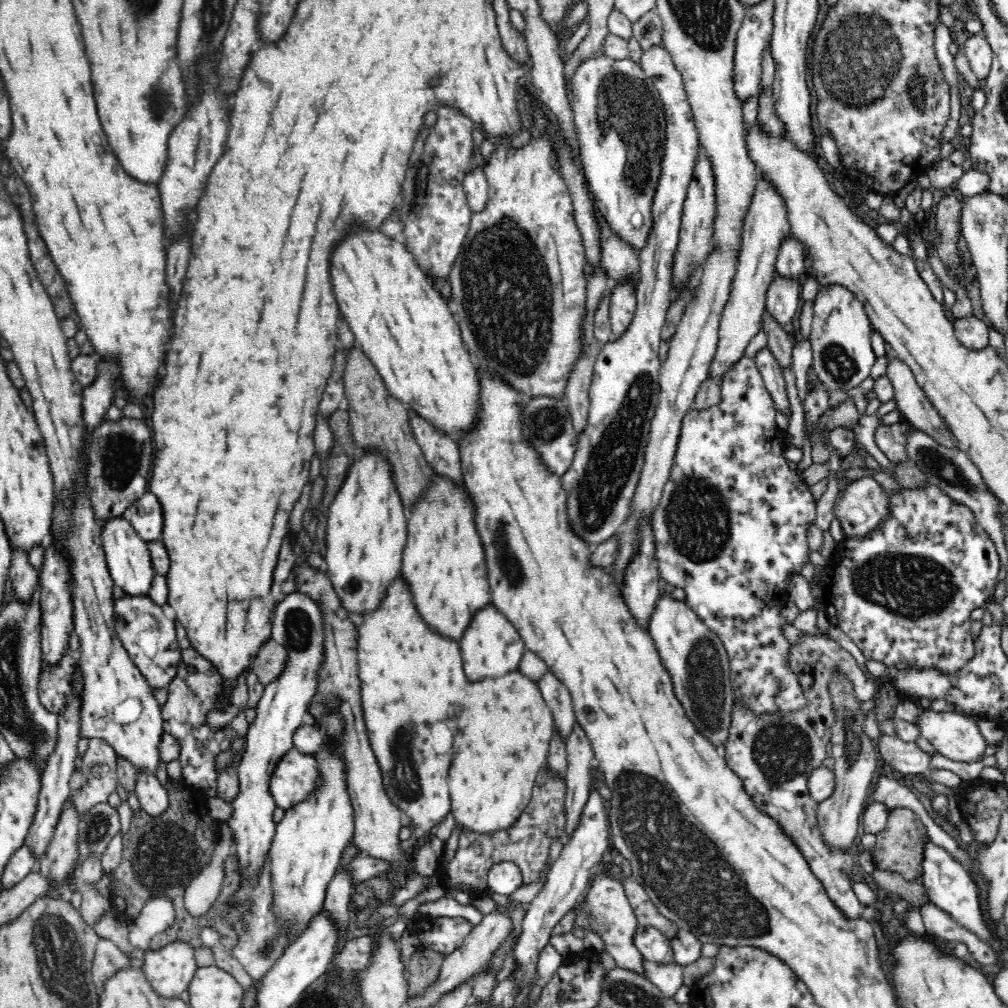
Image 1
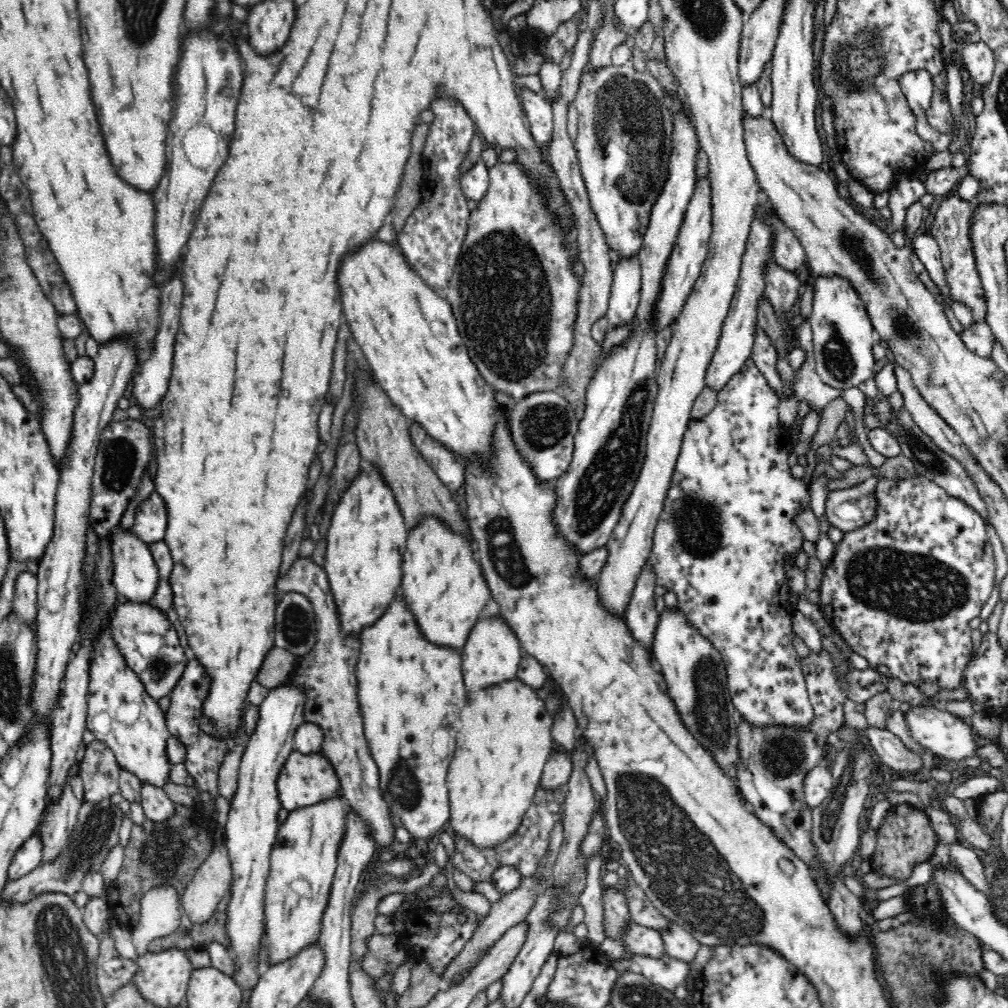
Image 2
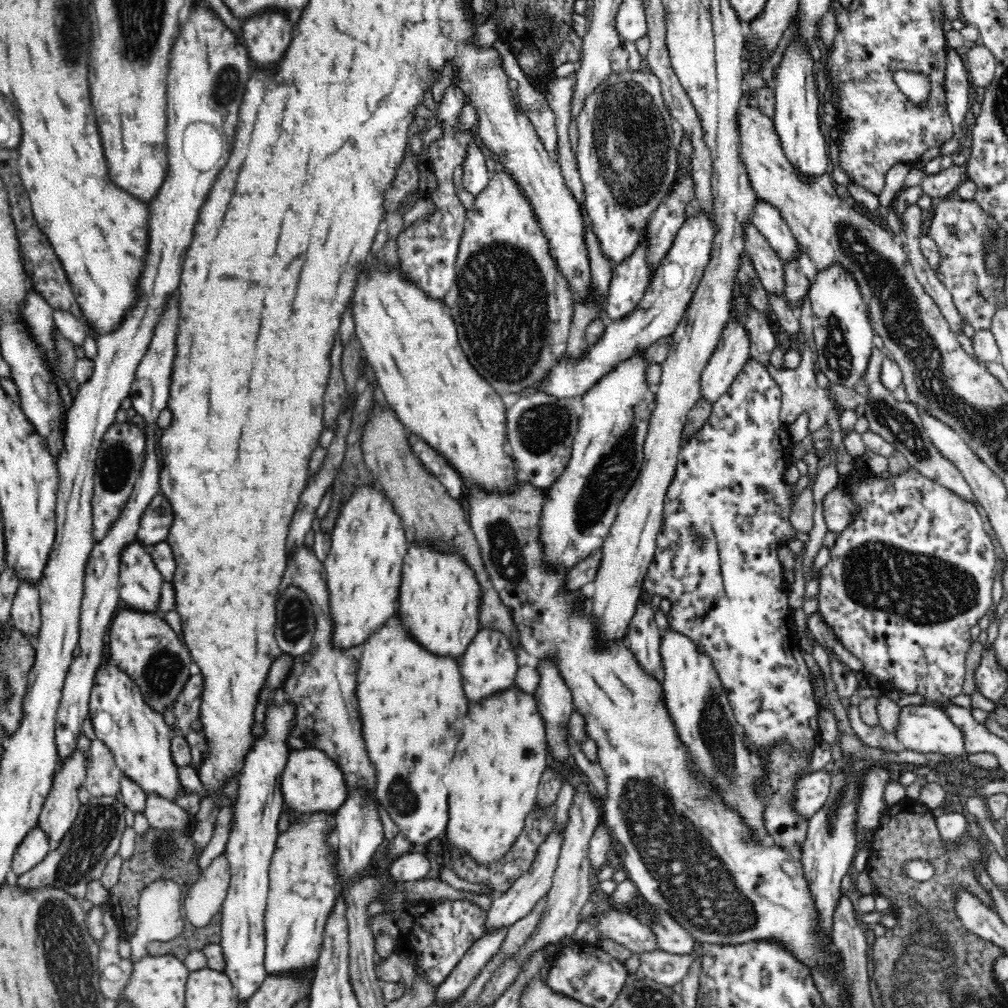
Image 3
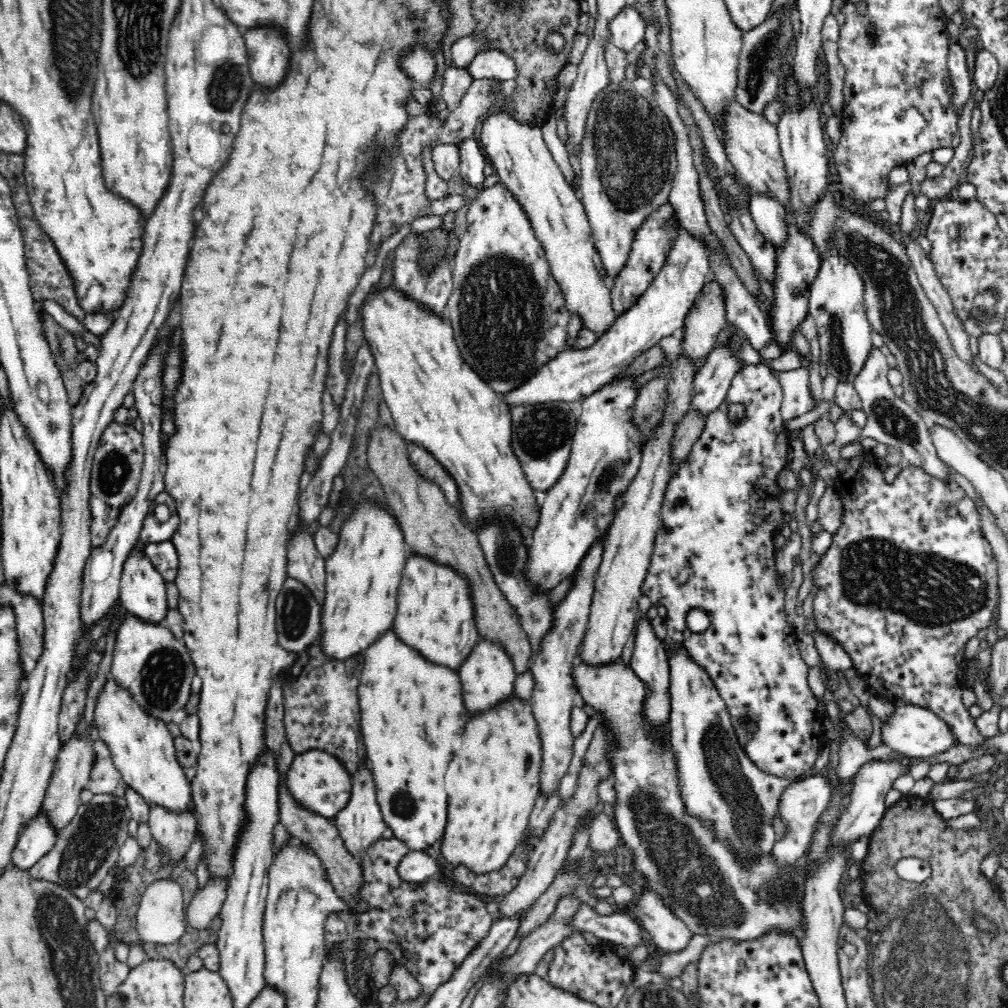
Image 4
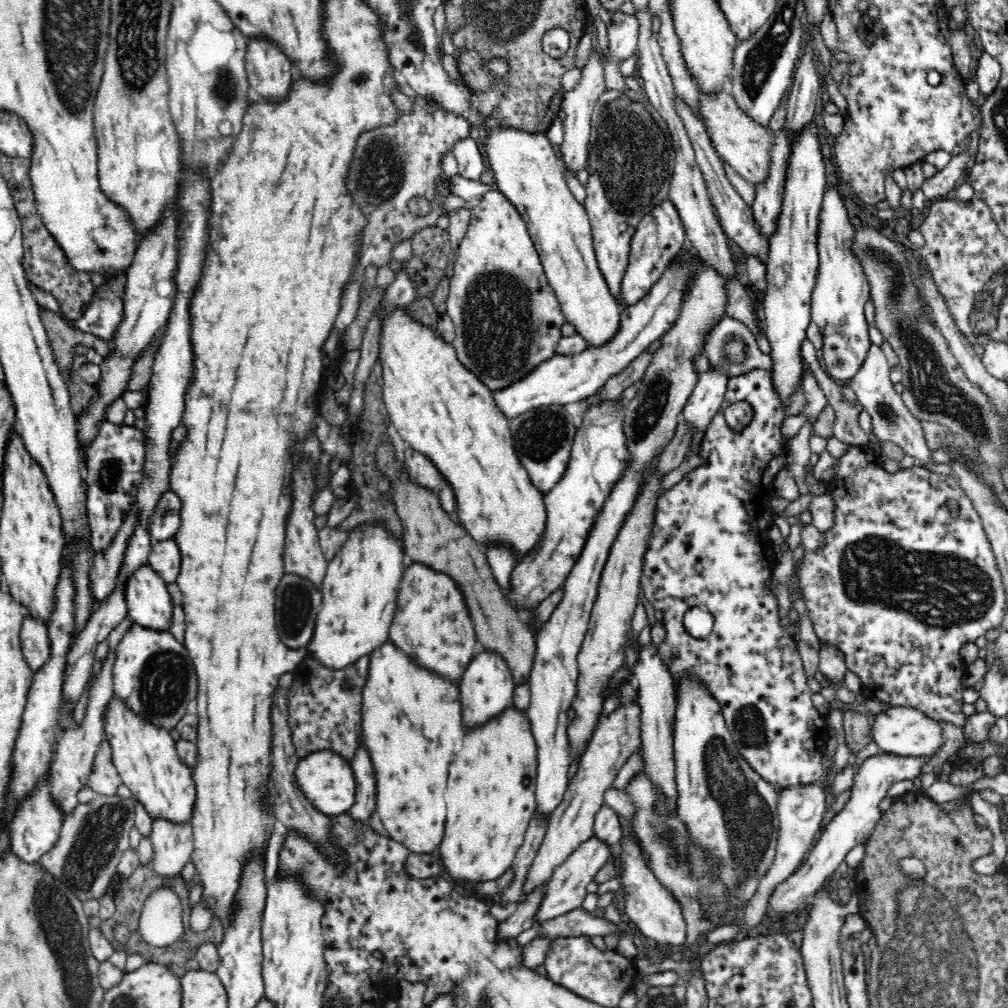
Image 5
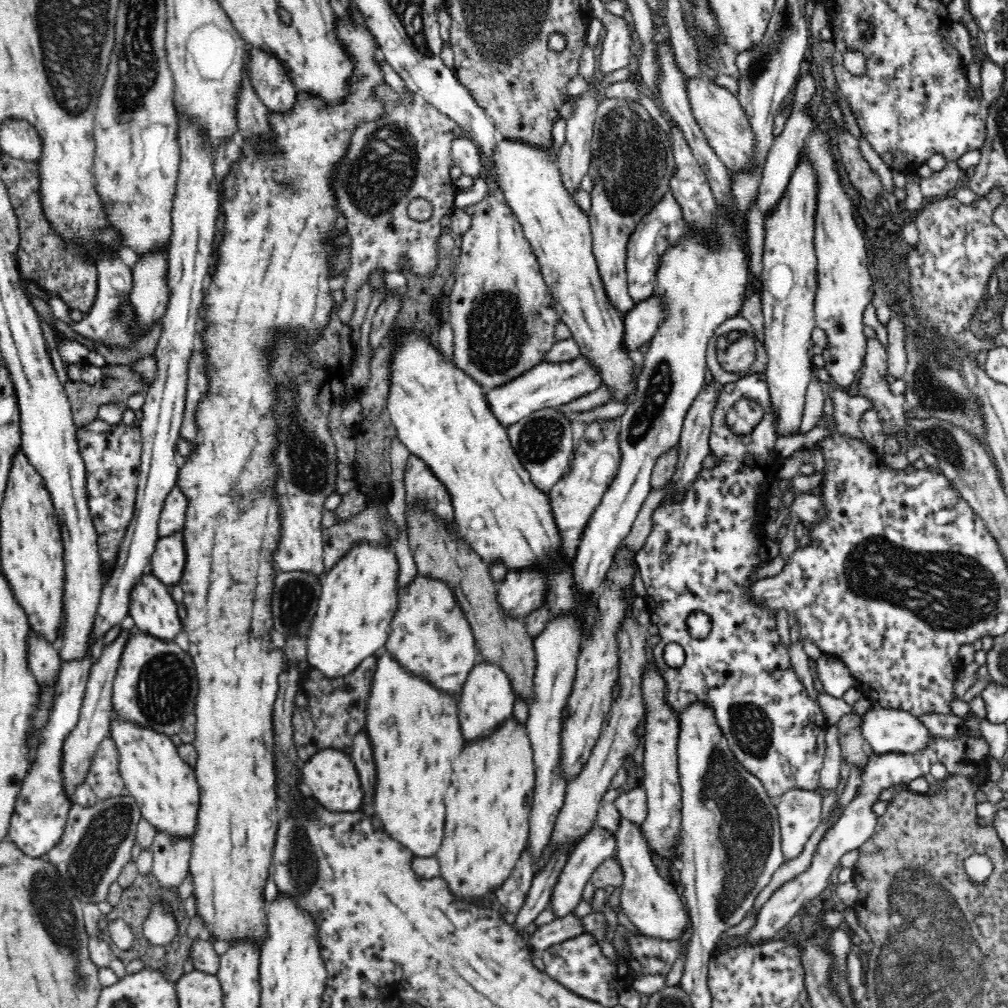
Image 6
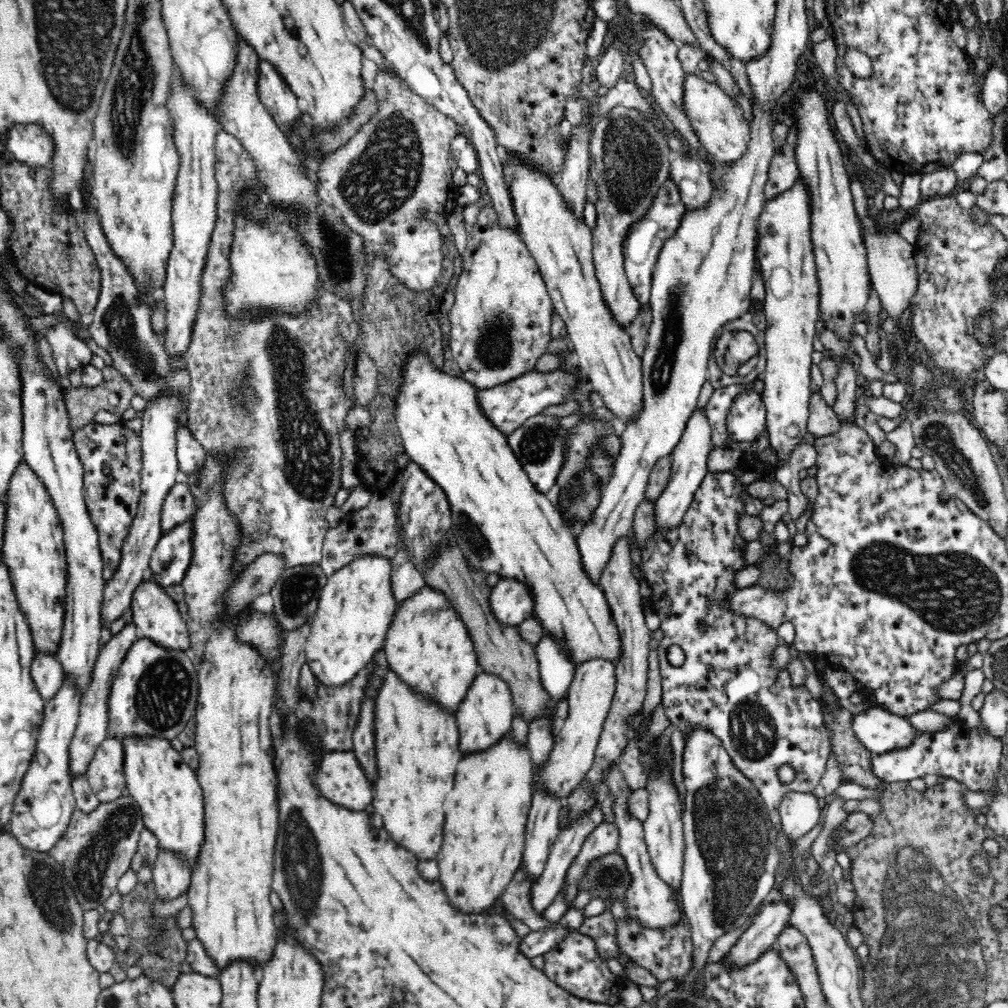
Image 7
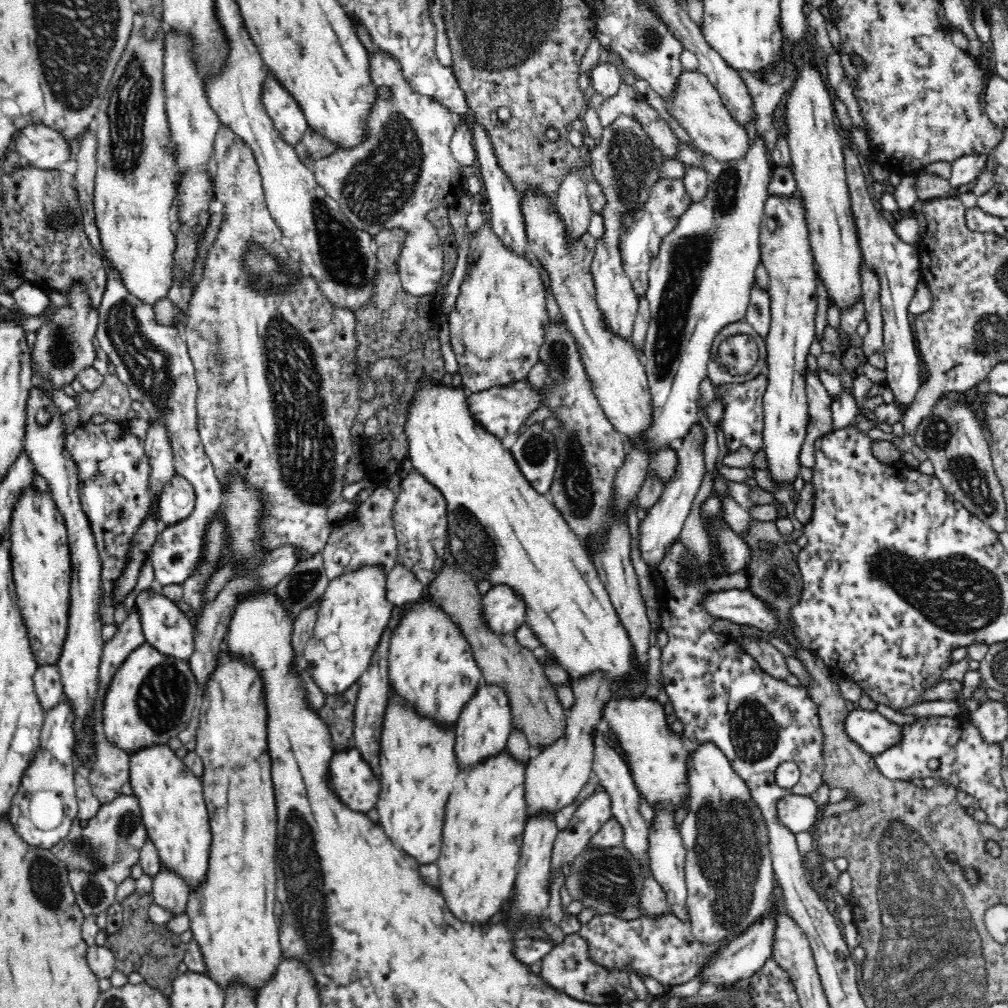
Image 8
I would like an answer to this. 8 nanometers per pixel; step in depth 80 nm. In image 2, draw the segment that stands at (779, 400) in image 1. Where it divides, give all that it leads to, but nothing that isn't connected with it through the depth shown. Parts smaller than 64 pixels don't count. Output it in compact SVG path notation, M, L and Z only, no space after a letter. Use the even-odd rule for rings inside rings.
M759 328L756 332L756 338L754 340L752 360L759 368L759 371L765 376L768 386L777 394L779 400L782 400L784 396L784 386L786 385L780 374L778 374L778 368L776 368L776 362L778 362L778 355L776 349L771 345L766 333Z

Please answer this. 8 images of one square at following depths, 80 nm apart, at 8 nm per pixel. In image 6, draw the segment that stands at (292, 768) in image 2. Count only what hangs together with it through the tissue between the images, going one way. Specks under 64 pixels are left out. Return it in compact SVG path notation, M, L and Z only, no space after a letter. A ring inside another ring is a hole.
M324 749L300 763L301 784L320 807L330 812L354 812L362 802L362 790L356 767L349 755Z

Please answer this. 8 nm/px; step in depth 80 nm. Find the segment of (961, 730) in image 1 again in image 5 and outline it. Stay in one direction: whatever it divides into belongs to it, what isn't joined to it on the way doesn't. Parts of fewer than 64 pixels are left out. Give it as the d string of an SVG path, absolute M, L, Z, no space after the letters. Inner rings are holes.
M890 707L882 714L876 714L872 723L873 741L884 753L896 756L933 756L944 744L944 729L940 721L920 709L912 707Z

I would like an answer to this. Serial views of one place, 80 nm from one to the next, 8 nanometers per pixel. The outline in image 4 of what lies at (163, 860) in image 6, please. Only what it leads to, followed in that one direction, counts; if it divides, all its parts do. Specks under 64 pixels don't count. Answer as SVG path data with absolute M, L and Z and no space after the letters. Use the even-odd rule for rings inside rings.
M152 803L149 805L147 824L151 835L172 857L172 861L179 861L198 835L198 815L189 808L174 811L166 805Z

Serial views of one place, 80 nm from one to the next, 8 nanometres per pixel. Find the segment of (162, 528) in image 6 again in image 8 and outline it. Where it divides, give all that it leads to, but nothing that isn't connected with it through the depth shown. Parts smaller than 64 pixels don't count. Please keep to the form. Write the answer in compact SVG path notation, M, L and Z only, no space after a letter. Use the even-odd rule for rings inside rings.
M177 474L166 484L158 500L160 520L167 526L174 525L192 514L196 500L195 488L189 480Z

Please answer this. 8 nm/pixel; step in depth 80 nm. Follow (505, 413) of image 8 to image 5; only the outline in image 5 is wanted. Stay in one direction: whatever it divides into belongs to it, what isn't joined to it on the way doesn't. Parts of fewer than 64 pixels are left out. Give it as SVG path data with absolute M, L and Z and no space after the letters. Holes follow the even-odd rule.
M688 241L684 242L652 288L640 300L622 309L619 327L607 341L577 353L556 353L551 359L538 364L520 382L503 391L495 391L496 403L502 412L511 419L531 408L570 404L598 394L608 380L648 350L652 342L666 336L680 321L684 300L702 267L700 253Z

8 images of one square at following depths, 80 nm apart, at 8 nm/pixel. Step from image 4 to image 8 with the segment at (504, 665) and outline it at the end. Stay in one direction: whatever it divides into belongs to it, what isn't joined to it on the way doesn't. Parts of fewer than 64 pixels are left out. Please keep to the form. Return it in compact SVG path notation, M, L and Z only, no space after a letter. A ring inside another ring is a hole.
M483 680L460 711L455 722L456 742L454 750L460 764L472 764L501 751L507 744L512 730L511 699L502 685Z

